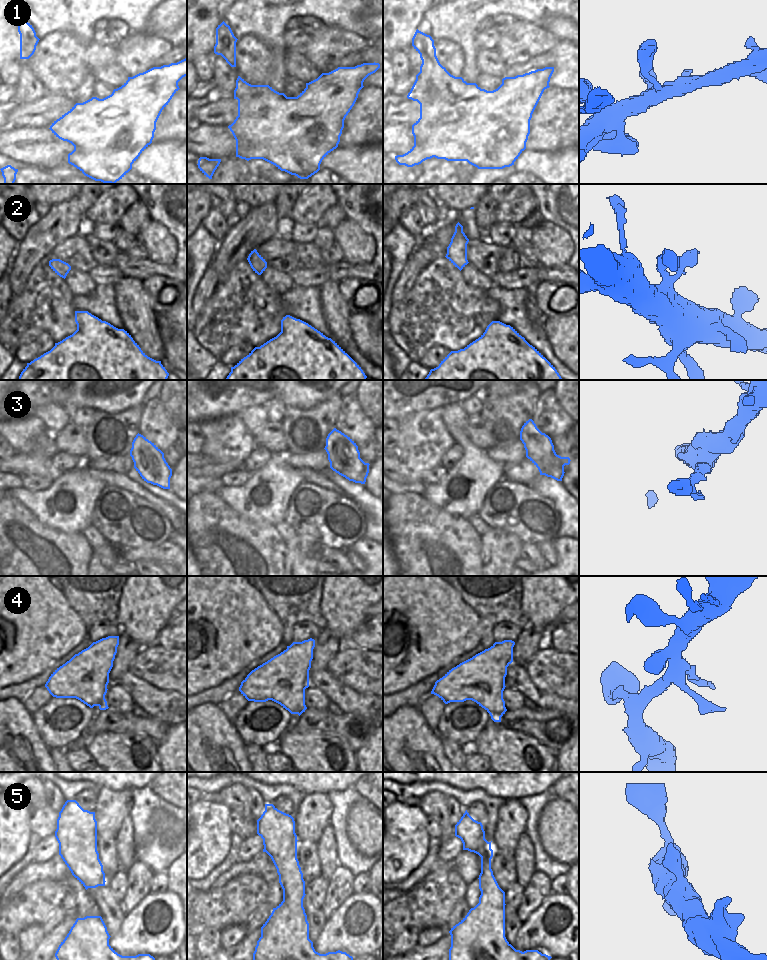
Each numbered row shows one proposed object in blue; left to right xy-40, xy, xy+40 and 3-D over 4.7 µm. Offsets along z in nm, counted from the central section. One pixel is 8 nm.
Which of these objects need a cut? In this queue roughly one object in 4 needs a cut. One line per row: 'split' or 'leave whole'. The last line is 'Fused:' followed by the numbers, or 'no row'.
1: leave whole
2: leave whole
3: split
4: leave whole
5: leave whole
Fused: 3

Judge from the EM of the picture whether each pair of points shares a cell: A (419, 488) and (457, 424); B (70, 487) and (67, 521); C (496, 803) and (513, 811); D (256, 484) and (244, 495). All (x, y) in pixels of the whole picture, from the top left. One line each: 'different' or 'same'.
A: different
B: same
C: different
D: same

